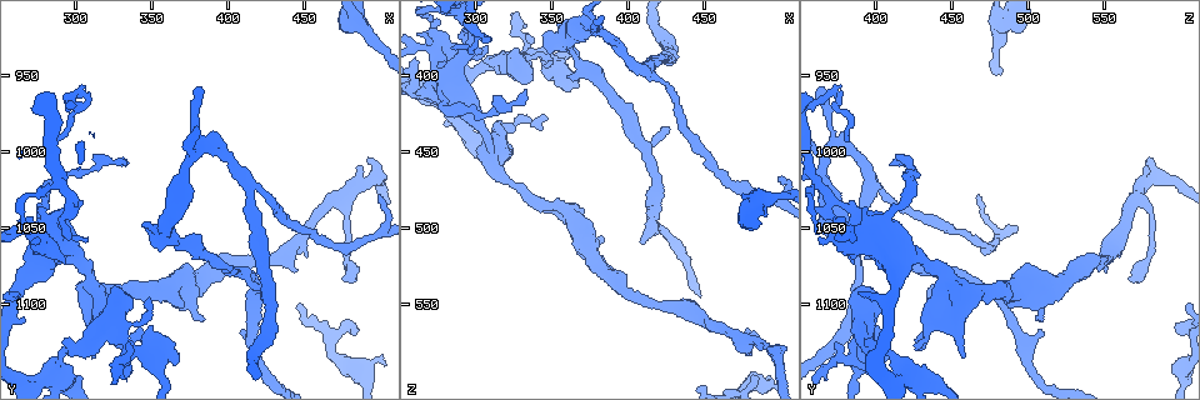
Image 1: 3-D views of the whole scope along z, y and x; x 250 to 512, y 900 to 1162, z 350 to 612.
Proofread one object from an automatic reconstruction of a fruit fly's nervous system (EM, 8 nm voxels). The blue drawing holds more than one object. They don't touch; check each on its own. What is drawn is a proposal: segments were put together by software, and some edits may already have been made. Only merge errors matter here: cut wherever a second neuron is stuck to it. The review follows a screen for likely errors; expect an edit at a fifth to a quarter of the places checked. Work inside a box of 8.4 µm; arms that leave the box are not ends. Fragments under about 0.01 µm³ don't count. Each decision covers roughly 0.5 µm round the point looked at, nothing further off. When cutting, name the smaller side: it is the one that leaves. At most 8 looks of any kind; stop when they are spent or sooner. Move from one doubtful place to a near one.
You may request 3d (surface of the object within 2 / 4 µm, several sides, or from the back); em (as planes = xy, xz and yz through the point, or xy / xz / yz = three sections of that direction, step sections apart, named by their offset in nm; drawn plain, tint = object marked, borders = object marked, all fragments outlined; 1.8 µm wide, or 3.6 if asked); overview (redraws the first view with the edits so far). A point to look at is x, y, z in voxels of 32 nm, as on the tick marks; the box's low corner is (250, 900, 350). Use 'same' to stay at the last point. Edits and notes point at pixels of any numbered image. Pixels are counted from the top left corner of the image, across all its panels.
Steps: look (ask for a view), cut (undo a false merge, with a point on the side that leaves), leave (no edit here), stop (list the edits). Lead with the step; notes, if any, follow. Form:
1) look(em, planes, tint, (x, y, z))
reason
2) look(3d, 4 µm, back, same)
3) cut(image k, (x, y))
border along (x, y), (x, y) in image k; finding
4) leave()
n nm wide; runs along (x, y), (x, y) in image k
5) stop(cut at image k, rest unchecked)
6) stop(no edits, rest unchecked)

look(em, planes, tint, (490, 920, 482))
thick turns thin

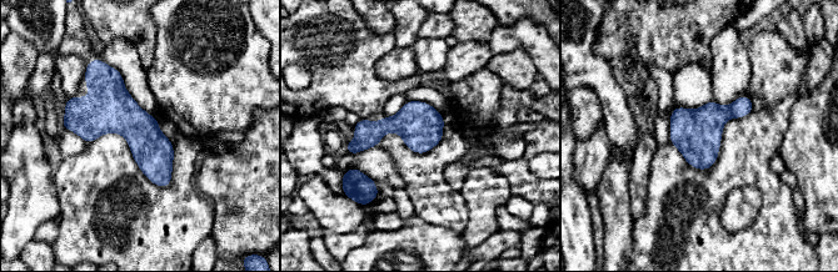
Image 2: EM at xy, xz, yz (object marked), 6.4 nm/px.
leave()
260 nm wide; all the same neuron

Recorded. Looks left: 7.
look(em, planes, tint, (356, 1050, 376))
narrows sharply

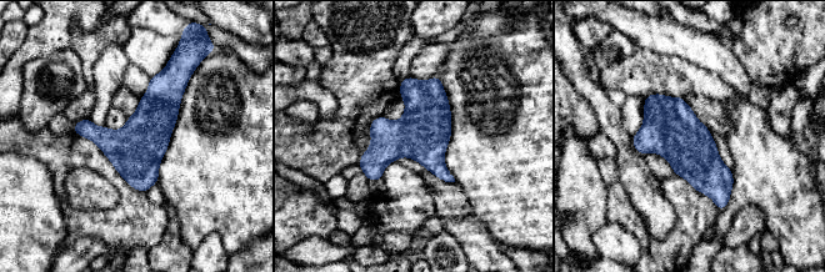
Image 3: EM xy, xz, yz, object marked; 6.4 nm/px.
leave()
continuous, no second neuron

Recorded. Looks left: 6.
look(3d, 4 µm, (300, 962, 372))

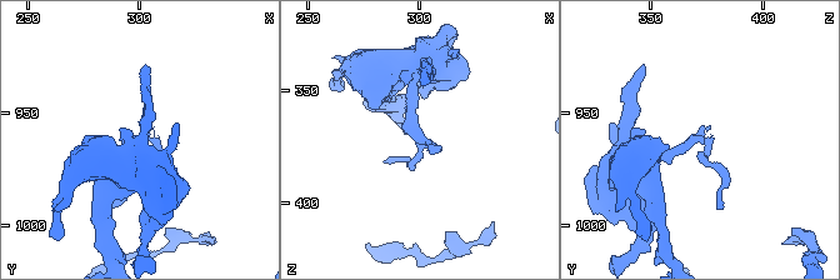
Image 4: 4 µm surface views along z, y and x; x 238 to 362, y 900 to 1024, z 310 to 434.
look(em, planes, plain, (299, 962, 371))

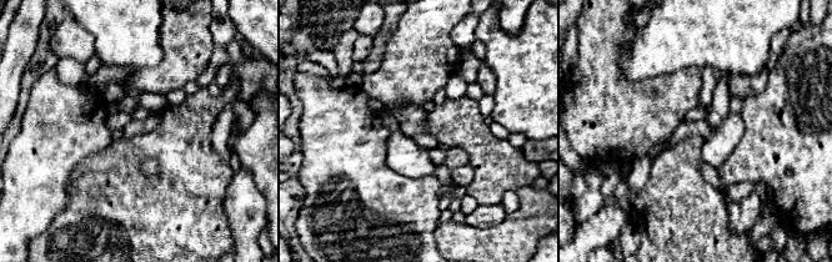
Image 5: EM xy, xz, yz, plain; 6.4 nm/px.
look(em, planes, borders, same)
what lies round it

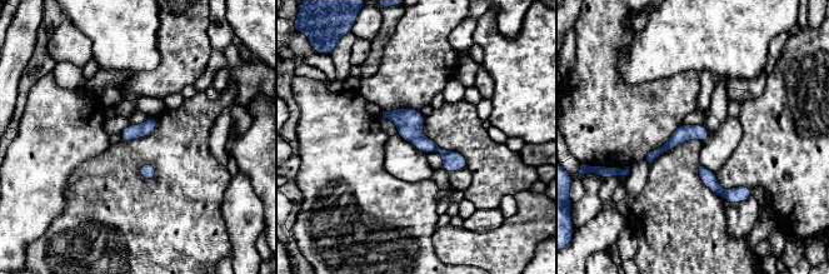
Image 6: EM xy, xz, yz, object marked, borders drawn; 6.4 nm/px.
leave()
runs along (385, 114), (464, 164) in image 6; one neuron here

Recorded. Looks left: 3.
stop(no edits, rest unchecked)

